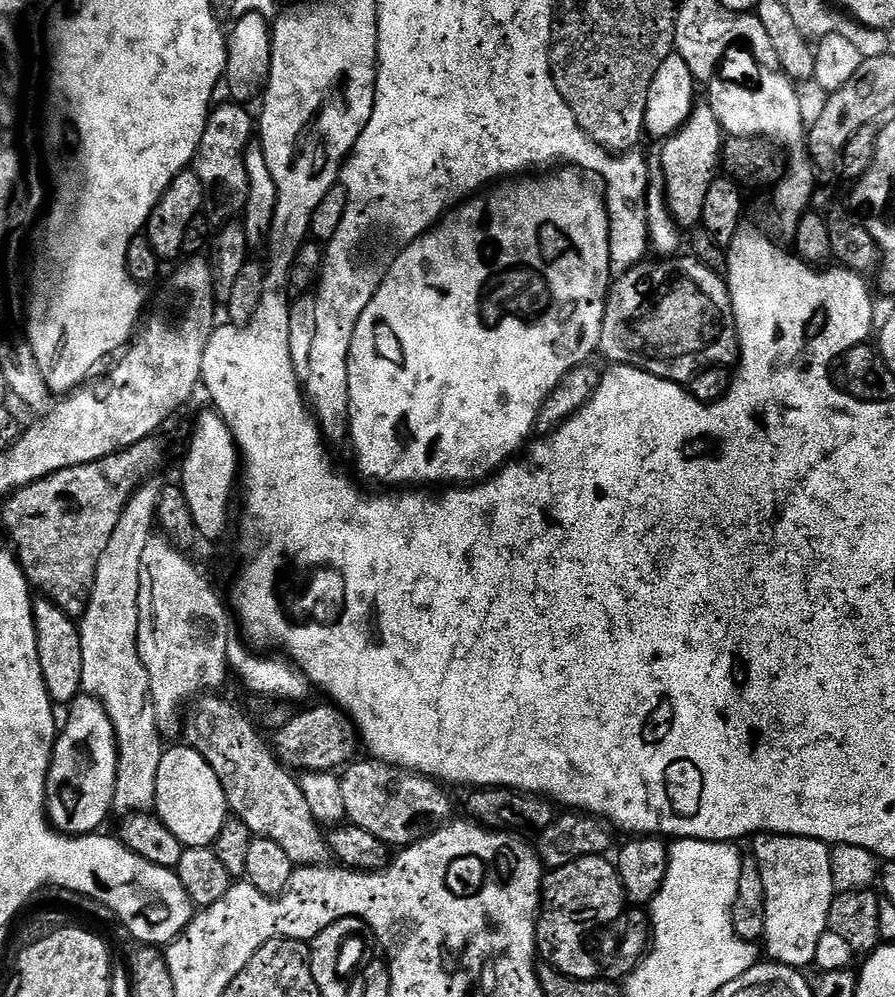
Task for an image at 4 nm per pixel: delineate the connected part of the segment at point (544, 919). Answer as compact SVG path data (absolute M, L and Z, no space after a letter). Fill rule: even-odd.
M607 855L578 858L561 868L553 868L545 875L542 889L540 918L536 922L536 951L545 964L552 964L562 974L579 980L594 980L601 975L602 964L588 953L588 935L603 924L621 919L626 911L626 897L622 878L615 863Z

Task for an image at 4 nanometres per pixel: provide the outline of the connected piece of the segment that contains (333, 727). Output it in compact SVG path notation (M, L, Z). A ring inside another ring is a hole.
M323 703L317 708L308 708L305 712L297 711L296 716L286 722L286 726L274 733L274 751L280 763L289 769L335 773L357 759L358 733L353 728L351 719L331 703Z

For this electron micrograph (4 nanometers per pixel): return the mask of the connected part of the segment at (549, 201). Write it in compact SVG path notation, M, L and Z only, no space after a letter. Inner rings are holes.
M560 166L560 167L557 167L557 168L556 168L556 169L555 169L555 172L556 172L556 176L540 176L540 177L538 177L538 178L537 178L537 180L532 180L532 181L530 181L530 182L529 182L529 184L523 184L523 182L522 182L522 181L523 181L523 179L520 179L520 178L516 178L516 179L513 179L513 180L512 180L512 181L511 181L511 182L500 182L500 183L497 183L497 184L496 184L496 185L495 185L495 186L492 186L492 187L489 187L489 188L488 188L488 189L487 189L487 190L485 190L485 191L483 191L483 192L481 192L481 193L479 193L479 194L477 194L477 195L475 195L475 196L473 196L473 197L471 197L471 198L469 198L469 199L467 199L467 200L465 200L465 201L464 201L464 203L463 203L463 204L461 204L461 205L459 205L459 207L457 207L457 208L456 208L456 209L455 209L455 210L453 210L453 211L451 211L451 212L449 212L449 213L447 213L447 215L445 215L445 217L444 217L444 219L443 219L443 220L441 220L441 221L440 221L440 223L439 223L439 224L437 224L437 225L436 225L436 227L434 227L434 228L431 228L431 230L429 230L429 231L428 231L428 232L425 232L425 233L424 233L424 235L422 235L422 236L419 236L419 237L418 237L418 238L417 238L417 239L416 239L416 240L413 240L413 241L411 241L411 242L408 242L408 243L405 243L405 244L404 244L404 245L403 245L403 247L401 247L401 248L404 248L404 249L402 249L402 250L401 250L401 252L400 252L400 253L398 253L398 254L397 254L397 256L396 256L396 261L394 261L394 262L393 262L393 264L392 264L392 265L390 265L390 266L389 266L389 268L388 268L388 273L386 273L386 274L385 274L385 276L384 276L384 281L382 281L382 282L381 282L381 284L380 284L380 281L379 281L379 283L377 283L377 284L376 284L376 285L375 285L375 290L376 290L376 293L375 293L375 294L374 294L374 298L373 298L373 299L372 299L372 301L371 301L371 302L370 302L370 306L366 306L366 310L362 310L362 318L358 318L358 326L354 326L354 338L353 338L353 339L352 339L352 341L351 341L351 342L350 342L350 354L349 354L349 355L348 355L348 373L349 373L349 374L350 374L350 410L349 410L349 411L348 411L348 419L349 419L349 421L350 421L350 445L351 445L351 444L352 444L352 448L353 448L353 450L354 450L354 451L356 451L356 468L357 468L357 470L358 470L358 471L360 471L360 472L361 472L361 474L362 474L362 475L364 475L364 476L365 476L365 478L366 478L366 479L368 479L368 480L373 480L373 482L374 482L374 483L376 483L376 484L388 484L388 485L384 485L384 486L432 486L432 485L428 485L428 484L440 484L440 485L436 485L436 486L471 486L471 485L474 485L474 484L478 484L478 483L481 483L481 482L483 482L483 481L485 481L485 480L487 480L487 479L489 479L489 476L490 476L490 474L495 474L495 473L497 473L497 472L499 472L499 471L500 471L500 469L501 469L501 468L503 468L503 467L504 467L504 465L505 465L505 464L507 464L507 463L509 463L509 461L511 461L511 460L512 460L512 459L513 459L513 457L515 457L515 456L516 456L516 455L517 455L517 453L519 453L519 452L516 452L516 451L518 451L518 450L519 450L519 448L520 448L520 447L522 447L522 448L521 448L521 449L523 449L523 448L524 448L524 447L525 447L525 445L527 445L527 444L528 444L528 443L529 443L529 440L528 440L528 435L530 435L530 434L531 434L531 435L533 435L533 432L534 432L534 429L535 429L535 426L536 426L536 419L537 419L537 418L538 418L538 414L539 414L539 413L540 413L540 411L541 411L541 410L542 410L542 406L543 406L543 405L544 405L544 403L545 403L545 402L546 402L546 398L547 398L547 397L548 397L548 396L551 396L551 395L552 395L552 391L554 391L554 390L555 390L555 389L556 389L556 387L558 387L558 385L559 385L559 384L560 384L560 383L561 383L561 382L562 382L562 378L566 378L566 374L570 374L570 373L571 373L571 372L572 372L572 371L573 371L573 370L574 370L574 369L575 369L575 368L577 368L577 367L578 367L578 366L582 366L582 365L583 365L583 364L586 364L586 363L589 363L589 361L591 361L591 360L592 360L592 359L593 359L593 358L592 358L592 357L591 357L591 356L592 356L592 355L594 355L594 354L595 354L595 355L597 355L597 352L598 352L598 349L599 349L599 347L600 347L600 339L601 339L601 338L602 338L602 322L603 322L603 321L604 321L604 306L605 306L605 304L607 304L607 303L608 303L608 293L609 293L609 291L610 291L610 285L611 285L611 283L612 283L612 281L613 281L613 279L614 279L614 273L613 273L613 271L612 271L612 255L611 255L611 254L610 254L610 230L609 230L609 229L608 229L608 206L607 206L607 204L605 204L605 202L604 202L604 198L603 198L603 195L601 195L601 193L600 193L600 192L599 192L599 191L597 191L597 189L596 189L596 192L595 192L595 190L594 190L594 189L592 189L592 188L591 188L591 186L590 186L590 185L588 185L588 184L587 184L587 182L586 182L586 181L584 181L584 179L586 179L586 176L585 176L585 173L584 173L584 172L583 172L583 171L580 171L580 170L577 170L577 169L576 169L576 168L575 168L575 167L572 167L572 166Z

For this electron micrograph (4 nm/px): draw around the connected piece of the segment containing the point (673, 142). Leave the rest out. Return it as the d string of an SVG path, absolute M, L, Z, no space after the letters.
M707 102L697 103L684 126L663 141L661 148L664 149L660 152L658 168L664 173L664 196L668 200L668 213L681 229L695 229L704 219L706 193L718 179L722 168L724 141L718 118Z

